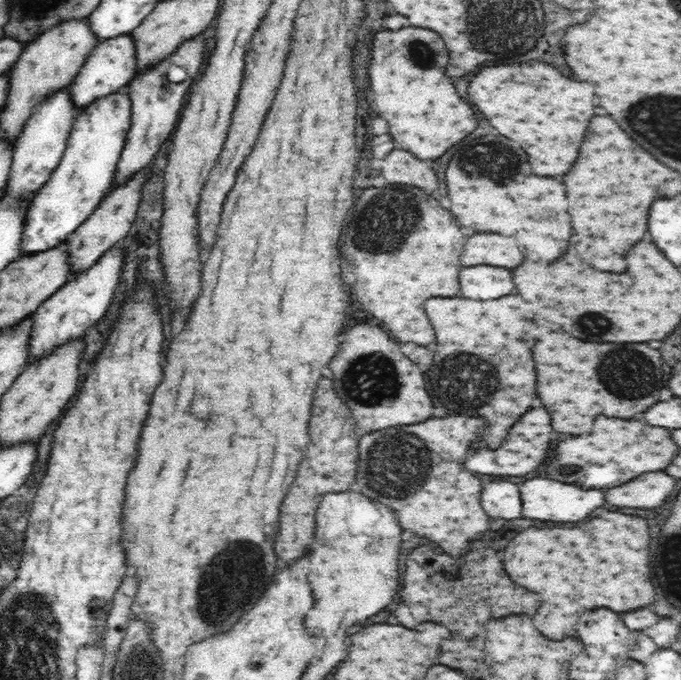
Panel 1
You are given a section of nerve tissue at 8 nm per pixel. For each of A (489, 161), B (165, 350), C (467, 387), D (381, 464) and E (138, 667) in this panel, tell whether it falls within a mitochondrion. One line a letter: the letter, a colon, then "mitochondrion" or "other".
A: mitochondrion
B: other
C: mitochondrion
D: mitochondrion
E: mitochondrion

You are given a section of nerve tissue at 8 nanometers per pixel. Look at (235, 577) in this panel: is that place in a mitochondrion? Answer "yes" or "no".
yes

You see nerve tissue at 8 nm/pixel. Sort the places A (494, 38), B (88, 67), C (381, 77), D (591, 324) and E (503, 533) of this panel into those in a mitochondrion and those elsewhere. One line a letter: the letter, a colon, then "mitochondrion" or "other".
A: mitochondrion
B: other
C: other
D: mitochondrion
E: other

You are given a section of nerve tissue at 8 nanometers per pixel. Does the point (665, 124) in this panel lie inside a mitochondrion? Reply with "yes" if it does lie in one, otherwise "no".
yes

